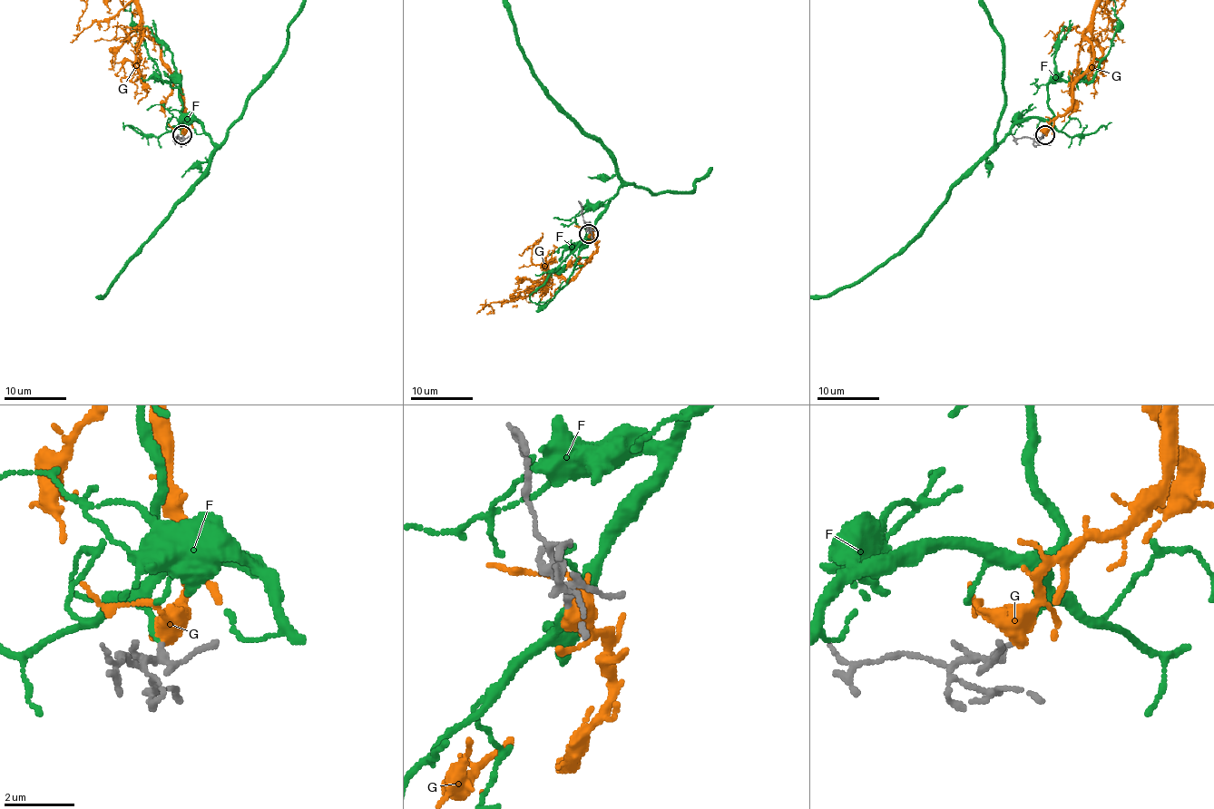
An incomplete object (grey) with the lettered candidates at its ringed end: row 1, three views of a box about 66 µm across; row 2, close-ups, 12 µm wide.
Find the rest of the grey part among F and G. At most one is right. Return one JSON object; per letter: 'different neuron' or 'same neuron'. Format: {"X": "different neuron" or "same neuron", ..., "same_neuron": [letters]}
{"F": "same neuron", "G": "different neuron", "same_neuron": ["F"]}

